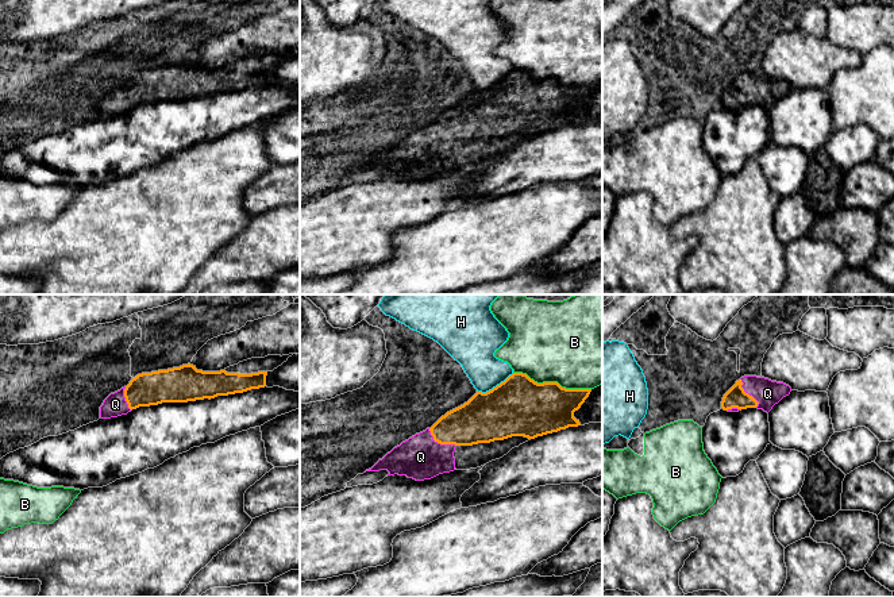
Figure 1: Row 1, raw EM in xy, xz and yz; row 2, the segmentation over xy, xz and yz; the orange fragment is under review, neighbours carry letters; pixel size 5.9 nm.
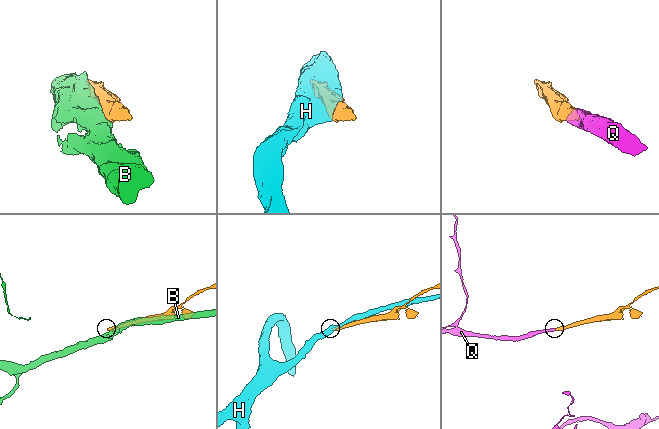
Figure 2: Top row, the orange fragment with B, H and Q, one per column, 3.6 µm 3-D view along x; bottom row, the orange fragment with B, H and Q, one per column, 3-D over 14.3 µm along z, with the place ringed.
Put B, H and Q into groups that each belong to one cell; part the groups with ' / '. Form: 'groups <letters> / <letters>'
groups B / H / Q

